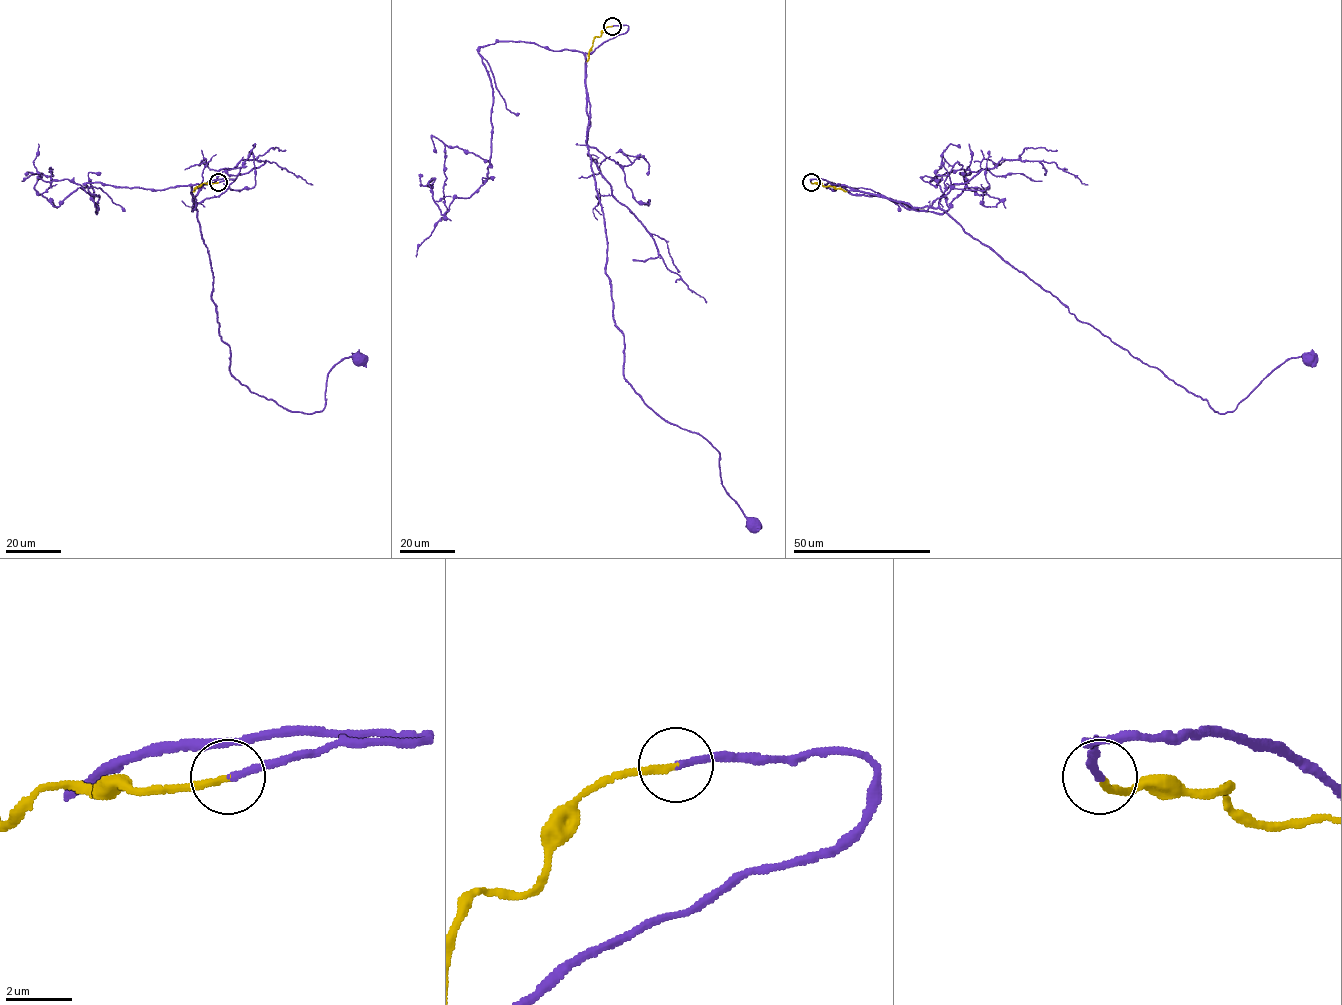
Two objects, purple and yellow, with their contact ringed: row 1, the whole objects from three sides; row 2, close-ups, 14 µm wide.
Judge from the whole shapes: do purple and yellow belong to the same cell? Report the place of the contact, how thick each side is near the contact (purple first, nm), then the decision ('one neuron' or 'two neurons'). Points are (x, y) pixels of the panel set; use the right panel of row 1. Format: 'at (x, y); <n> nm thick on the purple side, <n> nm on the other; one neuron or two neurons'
at (811, 182); 200 nm thick on the purple side, 200 nm on the other; one neuron

